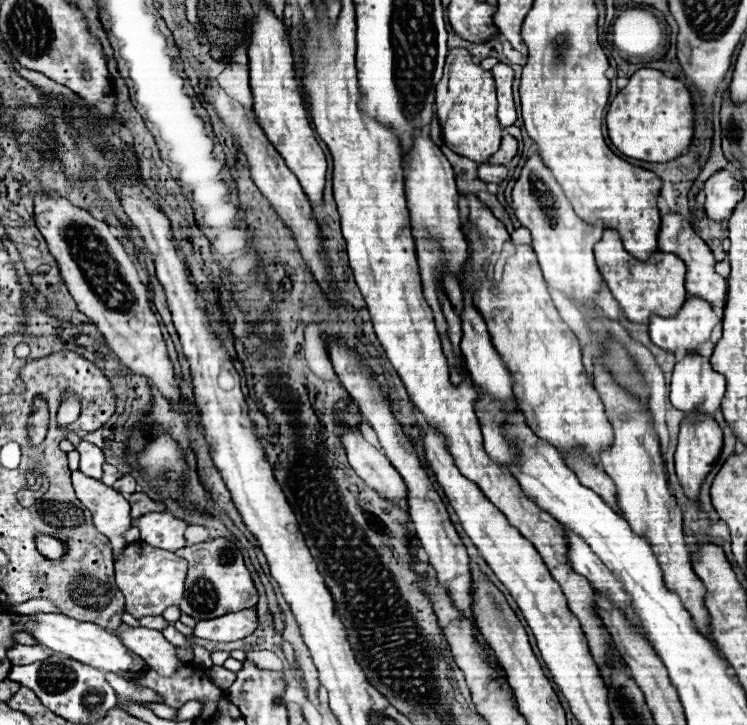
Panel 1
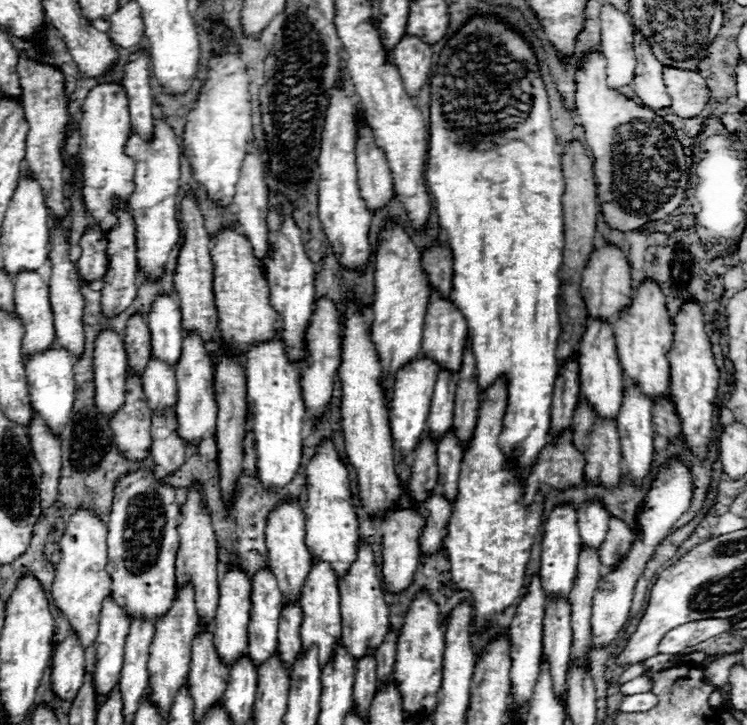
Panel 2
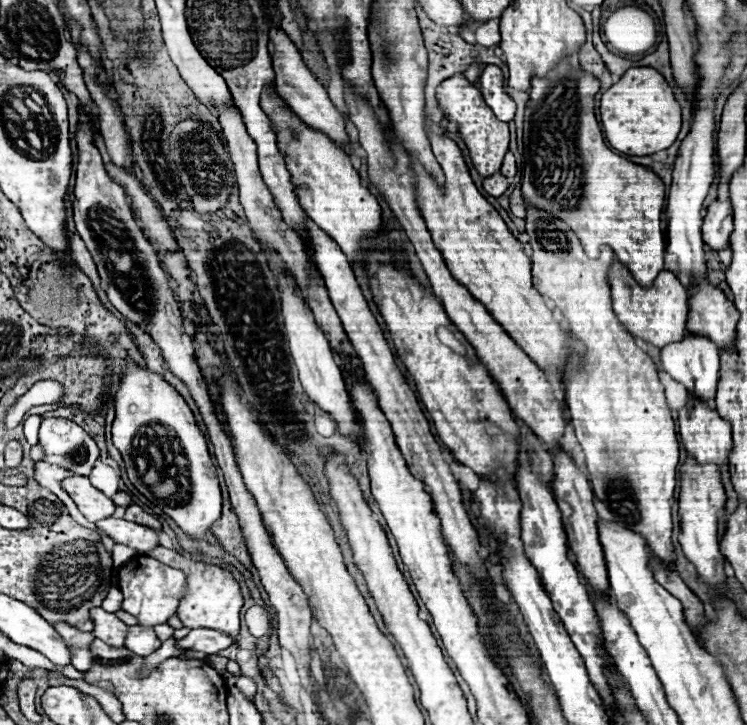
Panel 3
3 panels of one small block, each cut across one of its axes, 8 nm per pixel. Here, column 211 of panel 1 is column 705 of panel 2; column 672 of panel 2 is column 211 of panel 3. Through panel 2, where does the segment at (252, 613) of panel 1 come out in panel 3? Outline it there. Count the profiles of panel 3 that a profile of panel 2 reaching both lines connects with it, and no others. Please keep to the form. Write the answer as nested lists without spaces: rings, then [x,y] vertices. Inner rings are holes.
[[[196,628],[190,630],[190,634],[184,640],[178,640],[178,646],[182,650],[196,650],[204,654],[216,654],[218,650],[226,650],[232,646],[234,636],[228,636],[224,632],[208,630],[208,628]]]

